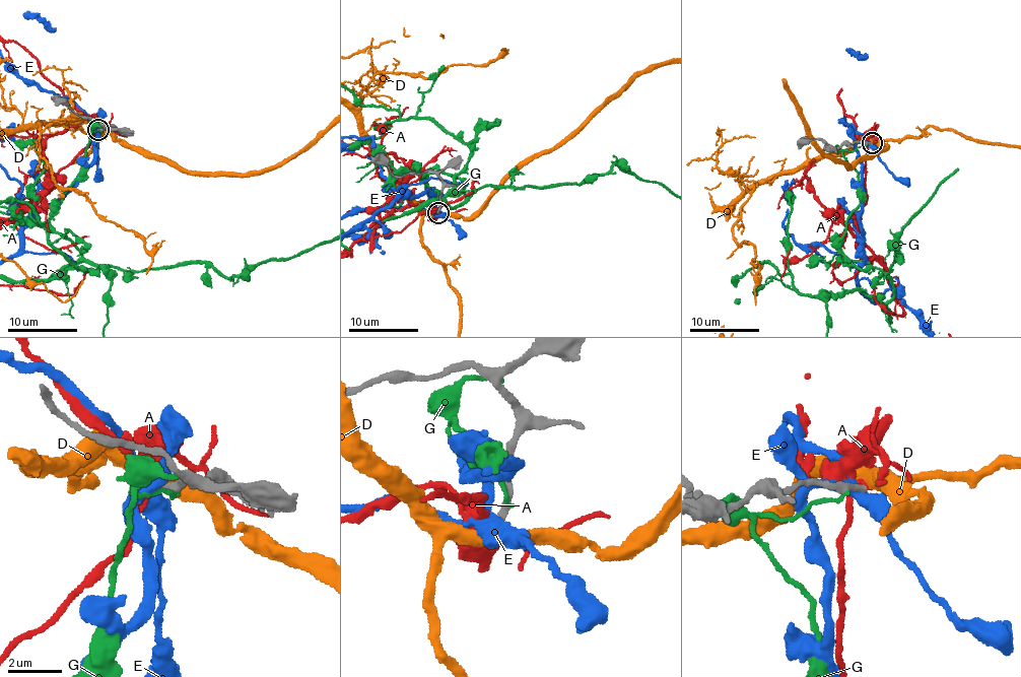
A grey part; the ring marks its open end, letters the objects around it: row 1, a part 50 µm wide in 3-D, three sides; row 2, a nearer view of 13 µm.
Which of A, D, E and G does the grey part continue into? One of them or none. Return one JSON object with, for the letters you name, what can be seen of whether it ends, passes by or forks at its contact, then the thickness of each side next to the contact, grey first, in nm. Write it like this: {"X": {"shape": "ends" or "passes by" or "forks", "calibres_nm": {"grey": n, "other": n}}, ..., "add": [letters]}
{"add": []}

